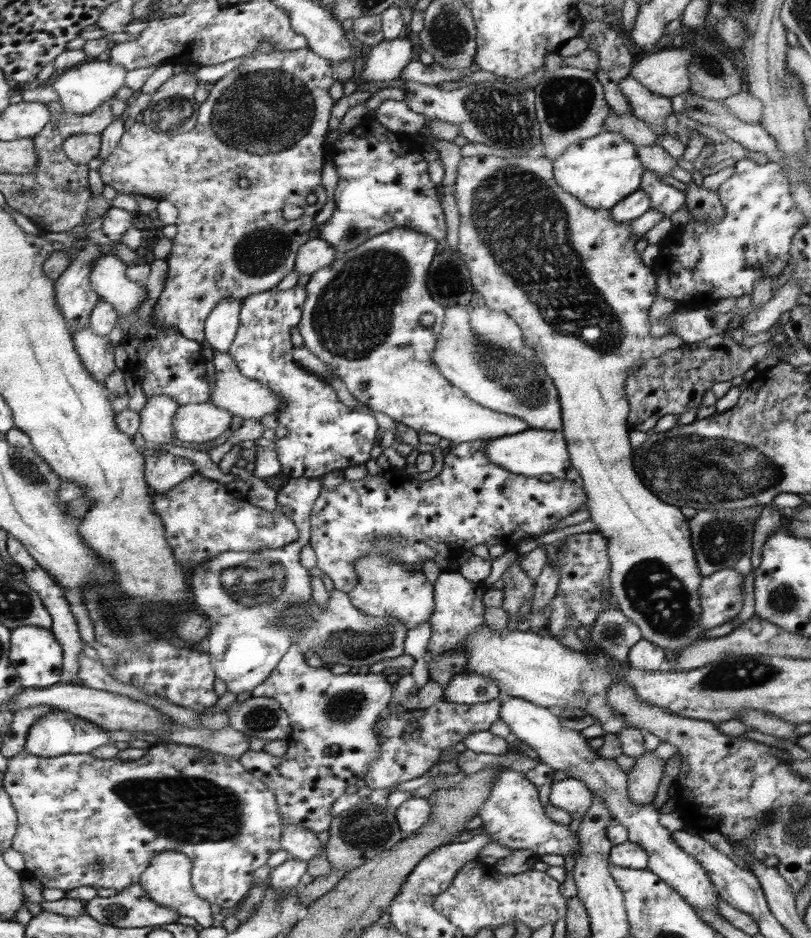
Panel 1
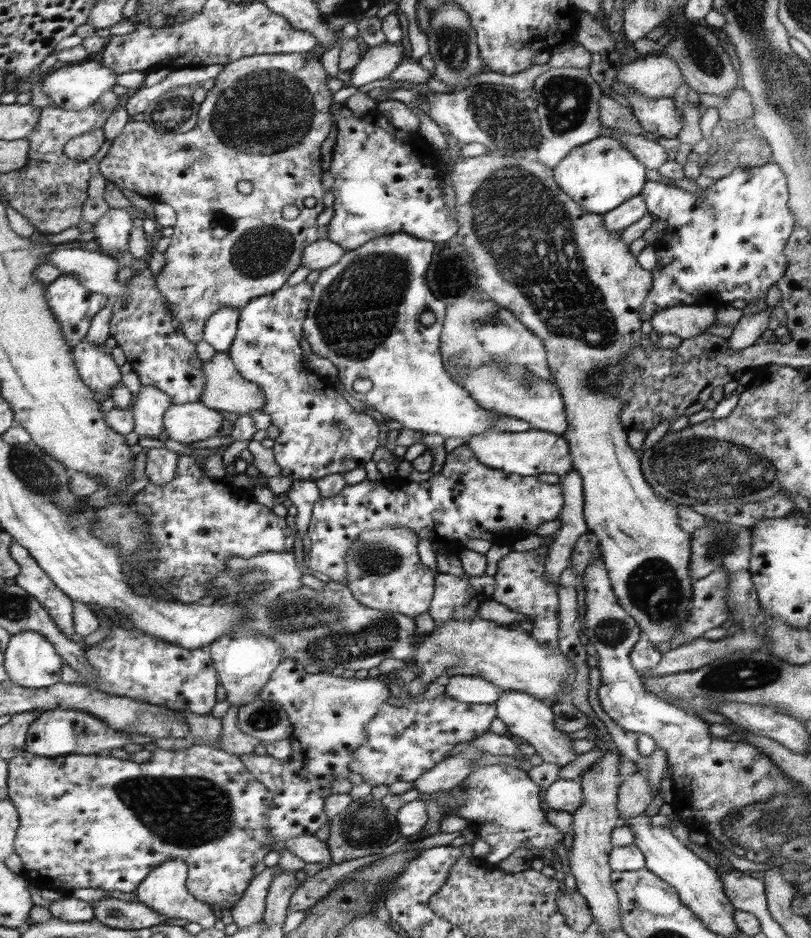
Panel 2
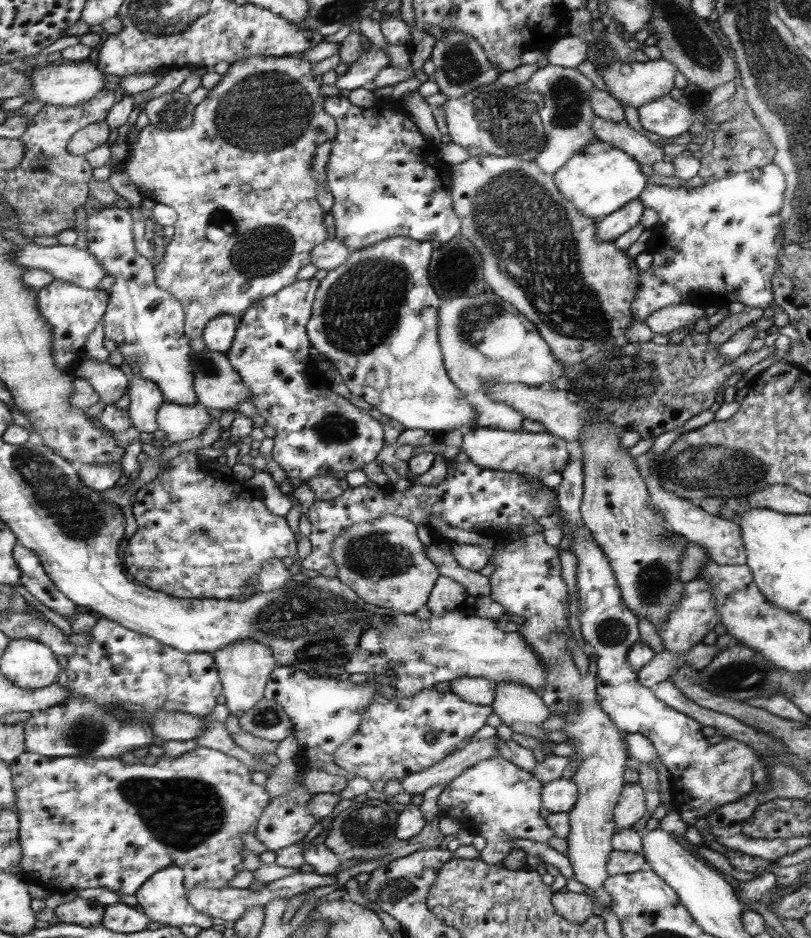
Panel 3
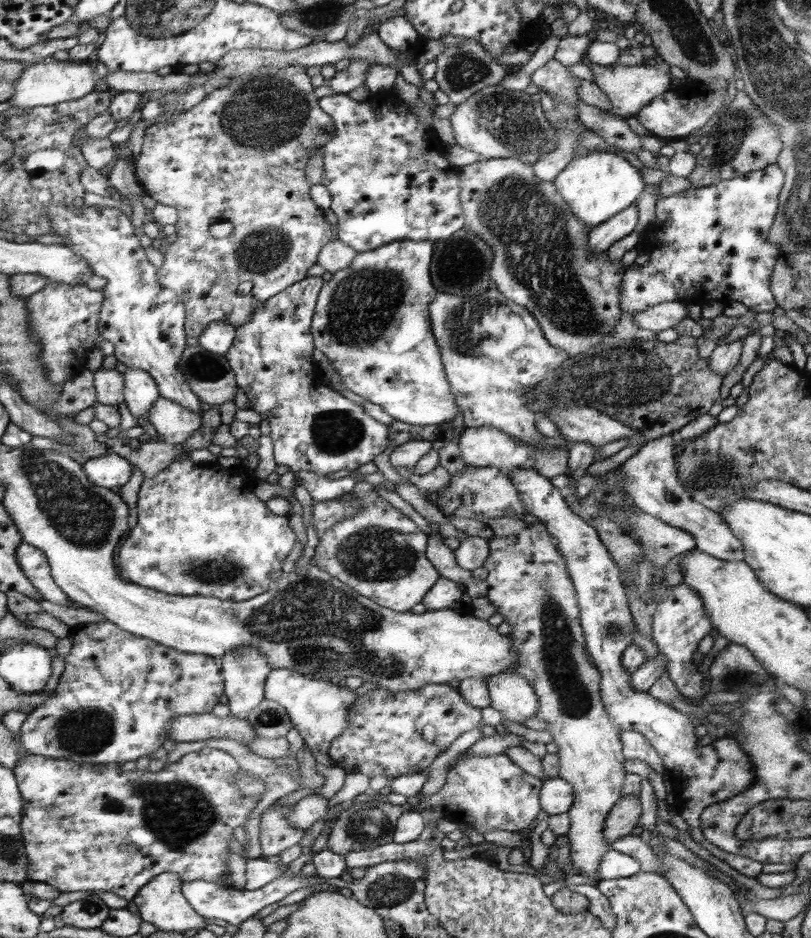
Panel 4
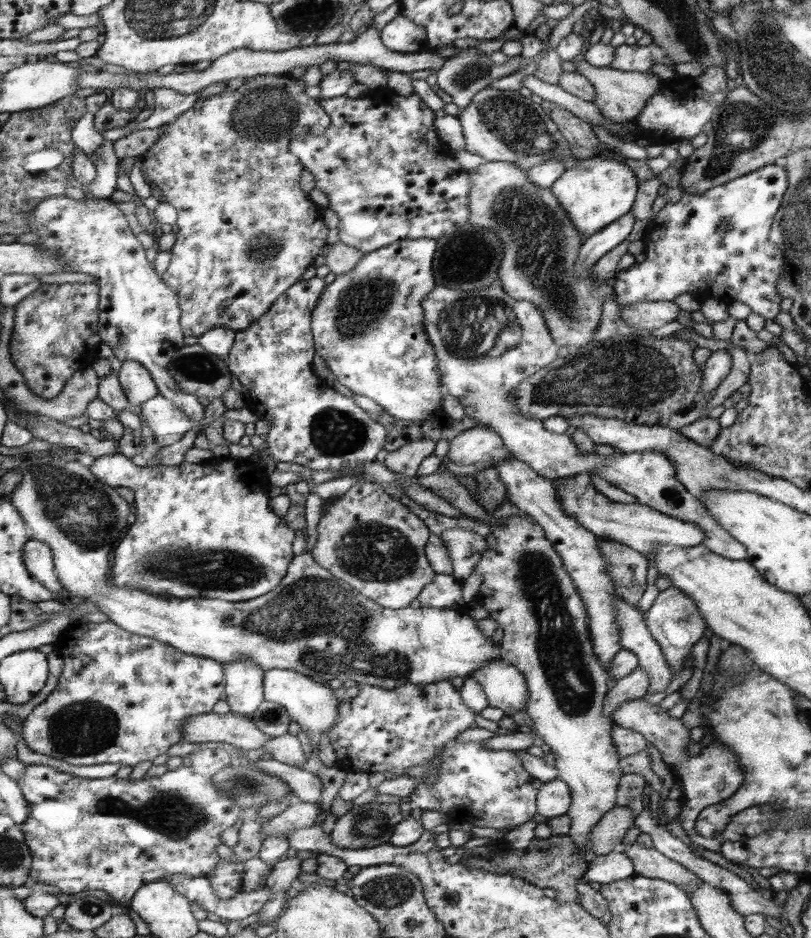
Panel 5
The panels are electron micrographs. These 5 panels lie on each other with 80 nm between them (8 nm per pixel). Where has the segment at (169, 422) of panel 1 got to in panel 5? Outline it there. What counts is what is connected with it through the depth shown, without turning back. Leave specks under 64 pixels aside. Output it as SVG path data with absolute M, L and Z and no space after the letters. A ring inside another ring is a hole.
M135 360L123 361L117 375L124 394L132 406L142 406L160 393L156 381L146 370L145 365Z

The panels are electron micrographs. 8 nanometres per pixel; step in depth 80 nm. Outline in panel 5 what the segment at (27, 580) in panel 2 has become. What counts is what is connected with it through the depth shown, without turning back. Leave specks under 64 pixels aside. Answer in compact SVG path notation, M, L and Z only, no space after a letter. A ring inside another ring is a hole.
M29 540L25 546L24 558L30 574L33 574L34 578L38 578L38 581L42 582L42 585L46 586L50 593L54 593L56 596L61 586L50 547L44 545L42 541Z

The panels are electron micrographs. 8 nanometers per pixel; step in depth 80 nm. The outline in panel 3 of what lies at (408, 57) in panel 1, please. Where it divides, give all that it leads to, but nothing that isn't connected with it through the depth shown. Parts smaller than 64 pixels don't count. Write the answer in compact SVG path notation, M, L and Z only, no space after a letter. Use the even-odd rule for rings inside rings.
M364 50L356 63L349 66L344 76L337 78L334 86L345 93L362 88L365 84L373 83L382 69L390 66L390 58L384 50Z

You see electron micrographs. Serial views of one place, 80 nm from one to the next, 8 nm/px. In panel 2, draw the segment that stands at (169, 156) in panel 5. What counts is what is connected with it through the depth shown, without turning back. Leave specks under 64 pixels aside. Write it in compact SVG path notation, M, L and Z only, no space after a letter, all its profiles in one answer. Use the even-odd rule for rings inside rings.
M288 53L288 54L261 54L255 56L246 56L225 66L224 71L216 78L215 86L207 92L206 99L200 103L198 109L198 124L193 130L186 134L175 134L171 131L159 130L156 127L151 128L146 122L129 122L125 125L125 131L120 133L113 141L108 153L99 163L99 171L108 182L113 182L116 187L128 189L134 193L148 197L155 203L164 203L172 206L177 214L177 221L174 226L171 242L163 255L165 256L164 267L160 270L160 275L156 279L158 290L165 296L169 302L170 310L180 321L181 328L186 337L194 343L199 343L204 339L205 324L208 322L213 312L219 311L224 307L232 307L240 310L252 299L259 296L269 295L280 288L286 286L285 282L290 278L294 270L302 266L302 255L309 244L318 240L318 226L316 218L324 210L322 198L324 190L320 184L320 146L326 140L330 126L332 126L332 92L326 86L326 70L322 68L322 62L314 56L314 53ZM240 180L250 180L254 186L250 195L241 194L237 190L237 184ZM313 197L317 203L313 209L306 209L303 202L306 198ZM296 205L301 209L298 217L292 220L282 218L282 208L284 206Z

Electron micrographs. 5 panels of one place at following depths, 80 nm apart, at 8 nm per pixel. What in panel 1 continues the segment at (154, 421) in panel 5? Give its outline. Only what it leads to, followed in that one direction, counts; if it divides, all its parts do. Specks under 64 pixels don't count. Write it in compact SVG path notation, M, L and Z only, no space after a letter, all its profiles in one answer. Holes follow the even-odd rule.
M210 401L179 406L173 427L178 440L191 443L212 442L232 428L234 414Z

